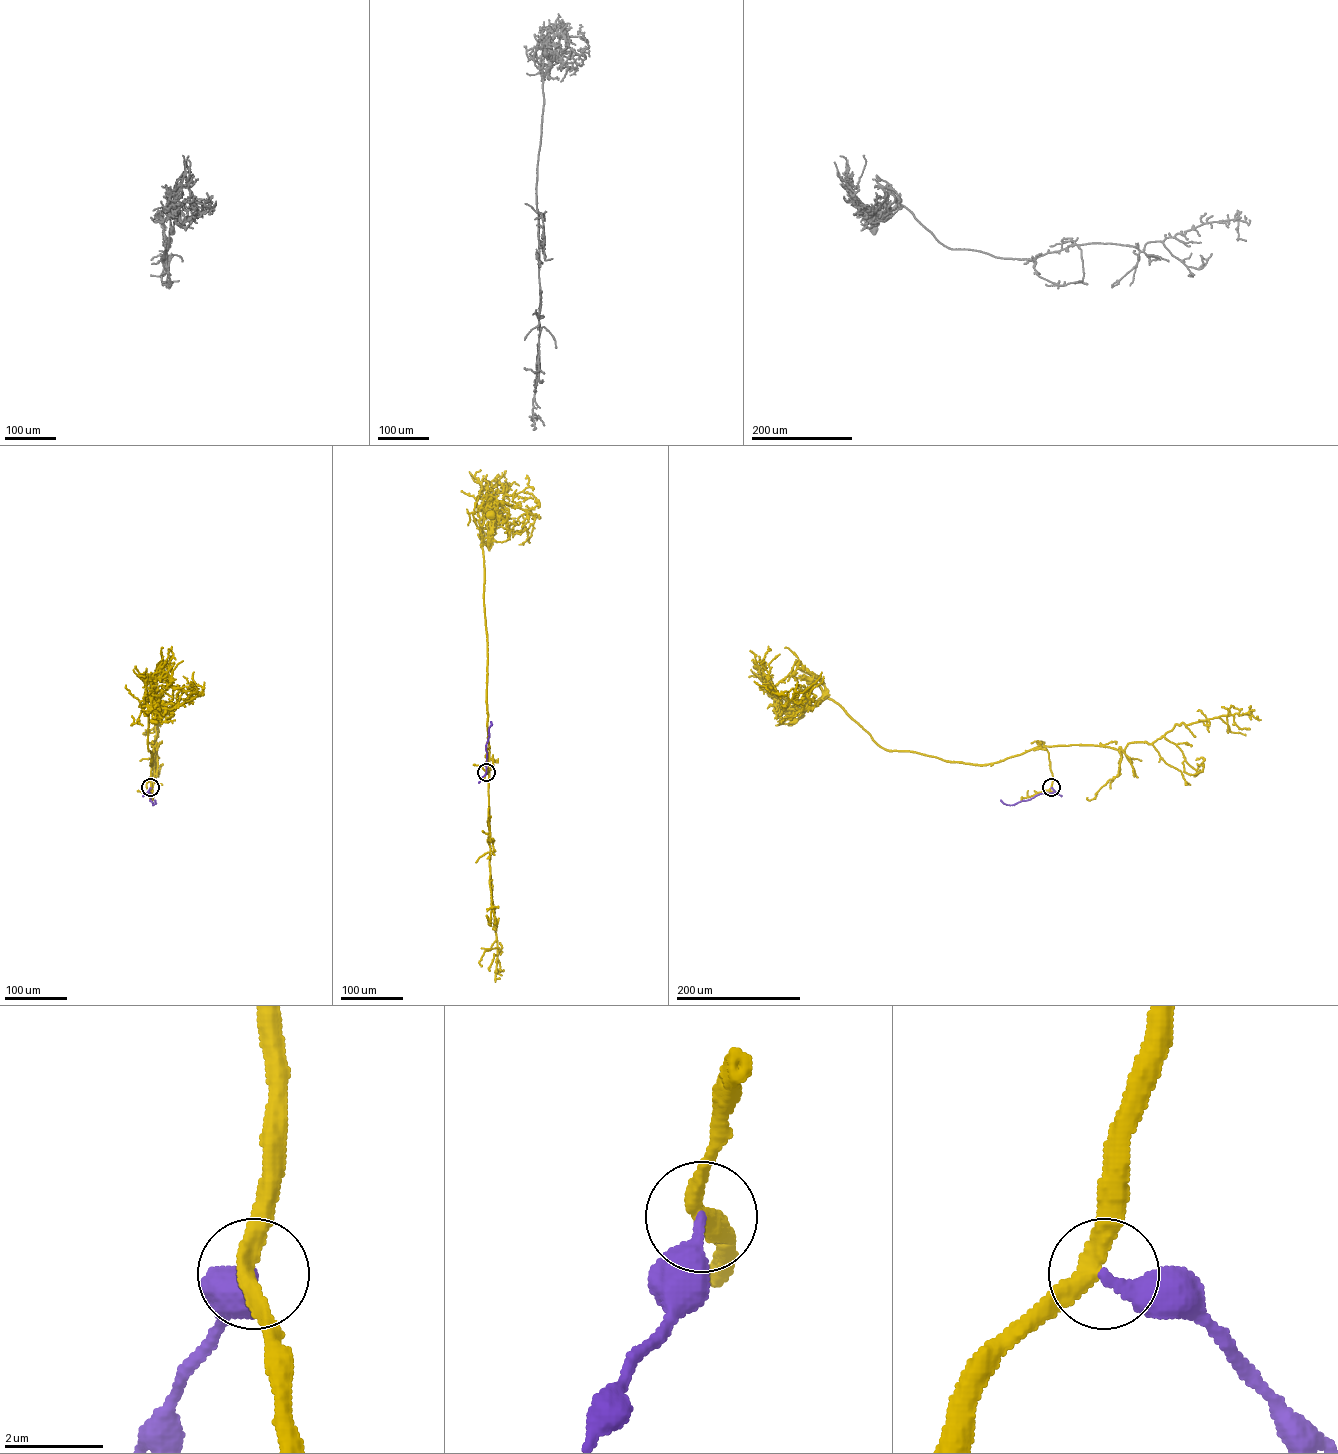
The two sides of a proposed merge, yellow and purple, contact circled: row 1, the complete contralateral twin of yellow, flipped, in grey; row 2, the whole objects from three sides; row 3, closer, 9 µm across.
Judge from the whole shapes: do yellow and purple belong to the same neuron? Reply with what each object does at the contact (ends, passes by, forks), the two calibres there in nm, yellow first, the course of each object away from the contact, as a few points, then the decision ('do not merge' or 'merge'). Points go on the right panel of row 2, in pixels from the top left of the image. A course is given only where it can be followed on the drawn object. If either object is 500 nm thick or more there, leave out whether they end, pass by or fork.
yellow passes by | purple ends | 360/300 nm | yellow via (1051, 787), (1044, 747), (981, 765), (887, 750), (822, 695), (813, 706), (797, 703), (791, 715), (794, 720) | purple via (1051, 788), (1054, 791), (1051, 793), (1039, 794), (1012, 805), (1000, 800) | do not merge

